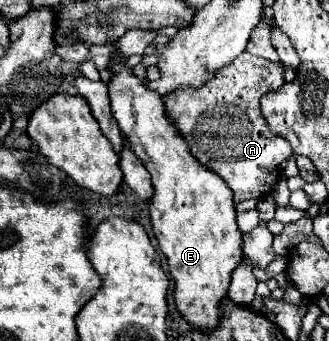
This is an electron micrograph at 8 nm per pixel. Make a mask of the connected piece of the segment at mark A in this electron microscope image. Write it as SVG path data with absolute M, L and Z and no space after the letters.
M242 52L230 66L220 68L218 74L202 88L198 88L194 92L190 92L190 90L174 92L174 94L166 96L166 100L164 100L168 120L174 124L178 134L184 136L184 140L188 142L190 154L194 154L202 166L216 172L230 186L230 190L234 192L234 204L238 204L242 200L250 200L250 198L258 200L264 194L270 194L274 184L280 178L280 164L292 156L290 144L286 140L274 136L274 132L270 132L266 128L262 114L258 114L258 100L264 94L280 88L284 82L286 80L284 80L282 64L274 64L274 62L262 60L258 56L250 56L248 52Z

